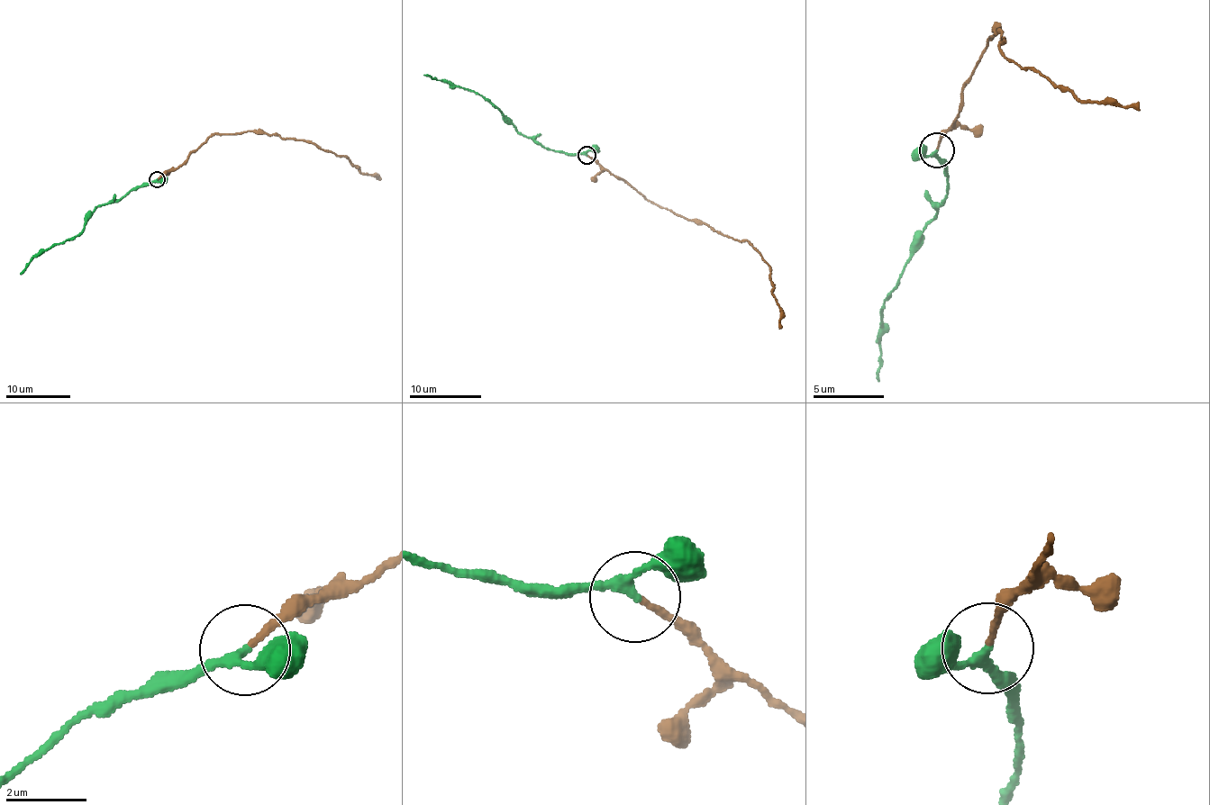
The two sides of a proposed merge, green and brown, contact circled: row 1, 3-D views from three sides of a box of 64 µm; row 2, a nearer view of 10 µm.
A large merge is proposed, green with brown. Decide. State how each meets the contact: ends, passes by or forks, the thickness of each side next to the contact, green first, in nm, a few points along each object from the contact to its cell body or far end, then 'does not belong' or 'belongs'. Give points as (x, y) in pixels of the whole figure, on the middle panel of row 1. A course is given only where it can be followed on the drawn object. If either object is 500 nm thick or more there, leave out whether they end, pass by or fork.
green passes by; brown ends there; 200 nm thick on the green side, 170 nm on the other; green runs (586, 156), (556, 152), (522, 133), (500, 111), (472, 91), (424, 76); brown runs (588, 156), (650, 203), (748, 240), (768, 266), (779, 329); does not belong

